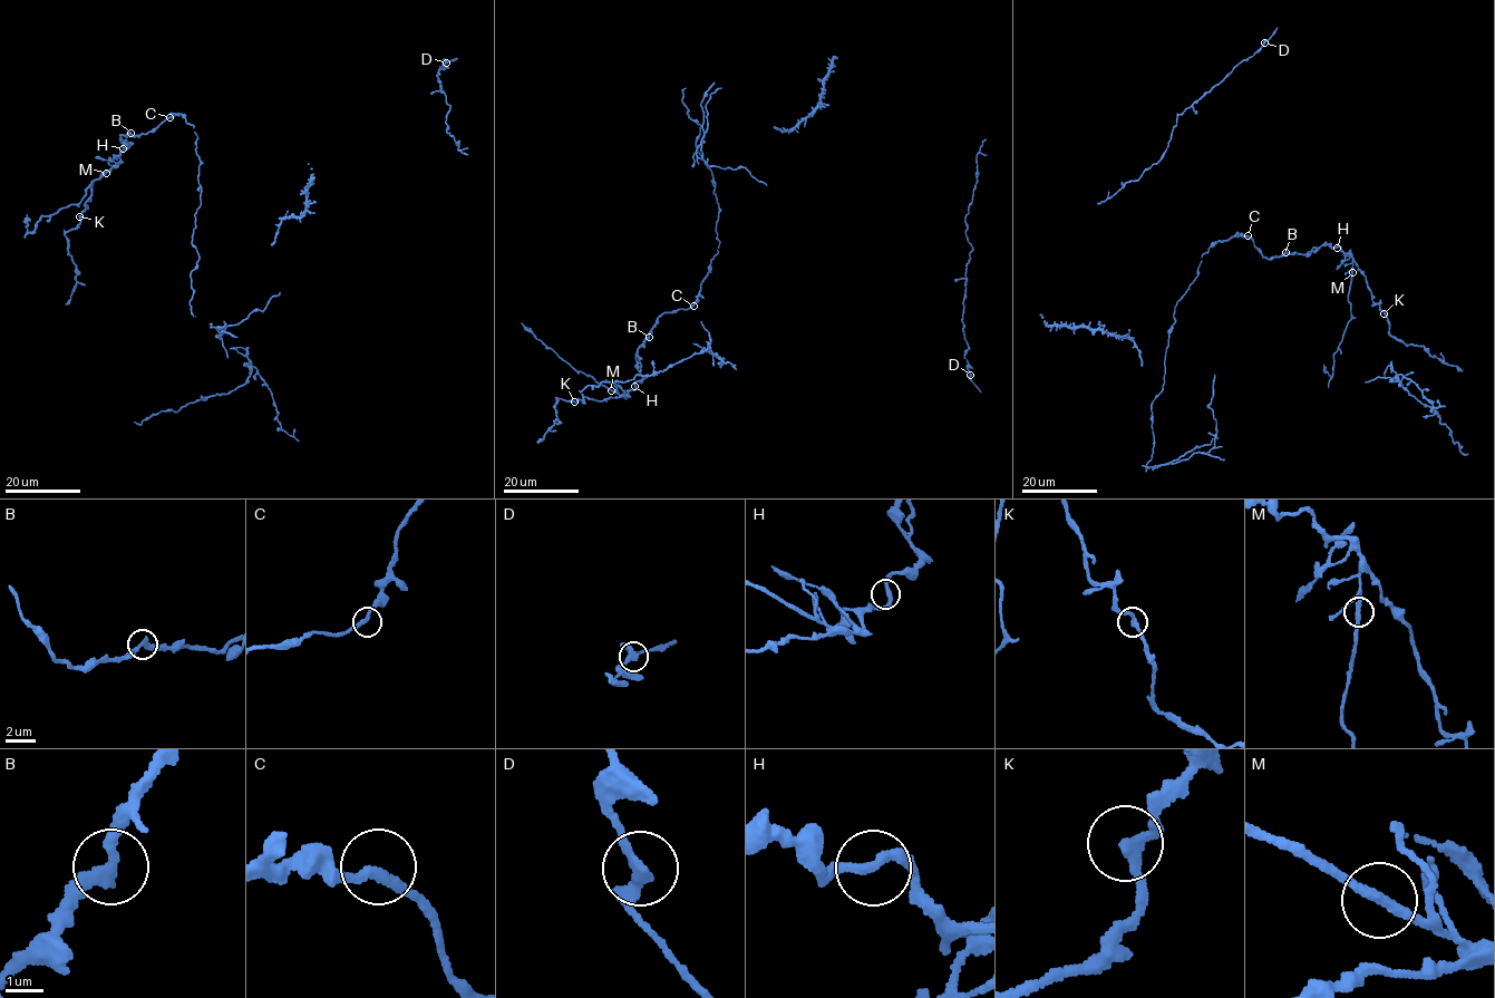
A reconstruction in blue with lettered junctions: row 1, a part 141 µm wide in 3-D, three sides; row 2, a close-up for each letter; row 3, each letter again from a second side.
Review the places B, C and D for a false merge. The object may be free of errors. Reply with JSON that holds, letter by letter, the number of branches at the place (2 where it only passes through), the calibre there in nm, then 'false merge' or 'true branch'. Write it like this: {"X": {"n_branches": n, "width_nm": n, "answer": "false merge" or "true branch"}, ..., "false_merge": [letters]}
{"B": {"n_branches": 2, "width_nm": 300, "answer": "false merge"}, "C": {"n_branches": 2, "width_nm": 240, "answer": "true branch"}, "D": {"n_branches": 2, "width_nm": 300, "answer": "true branch"}, "false_merge": ["B"]}

